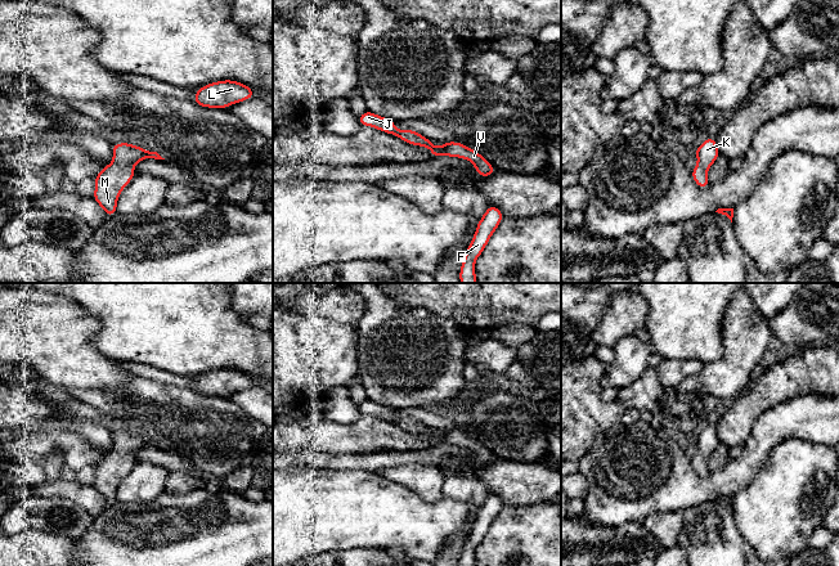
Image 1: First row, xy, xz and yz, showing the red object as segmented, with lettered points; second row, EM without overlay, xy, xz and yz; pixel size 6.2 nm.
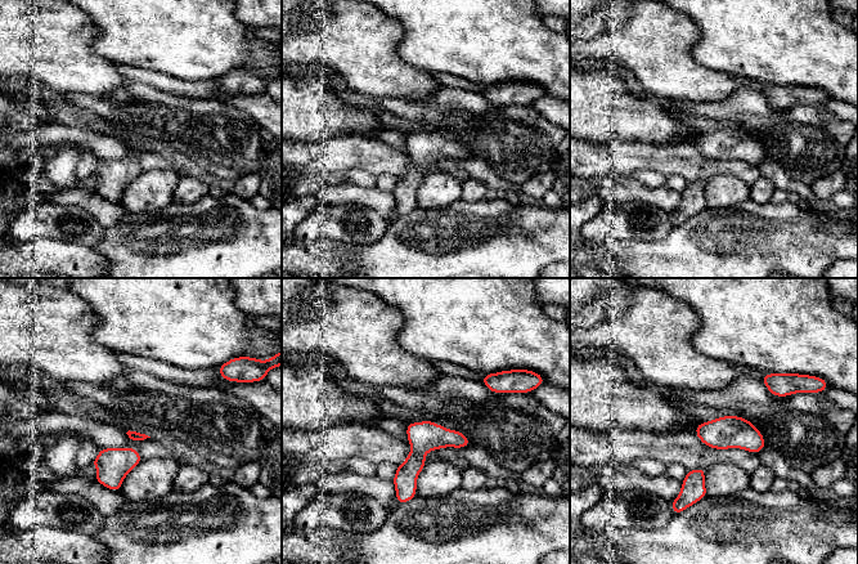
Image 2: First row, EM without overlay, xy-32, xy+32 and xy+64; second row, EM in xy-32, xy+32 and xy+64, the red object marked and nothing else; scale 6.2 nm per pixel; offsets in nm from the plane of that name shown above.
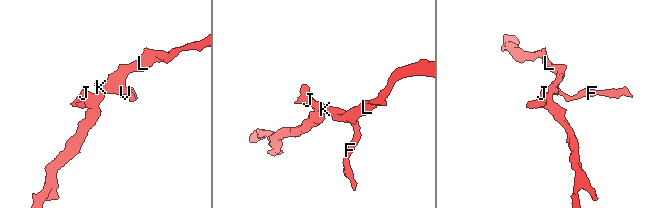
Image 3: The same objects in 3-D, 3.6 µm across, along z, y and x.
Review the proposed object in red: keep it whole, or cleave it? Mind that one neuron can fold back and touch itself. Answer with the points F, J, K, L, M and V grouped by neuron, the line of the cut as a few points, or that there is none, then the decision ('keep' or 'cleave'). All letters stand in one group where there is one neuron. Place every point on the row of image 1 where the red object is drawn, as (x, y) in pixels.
groups F J K L M V; cut none; keep

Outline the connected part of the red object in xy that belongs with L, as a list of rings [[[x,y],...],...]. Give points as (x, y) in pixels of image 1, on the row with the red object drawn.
[[[223,80],[197,89],[193,103],[206,108],[224,109],[254,96],[255,91],[247,85],[234,80]]]

